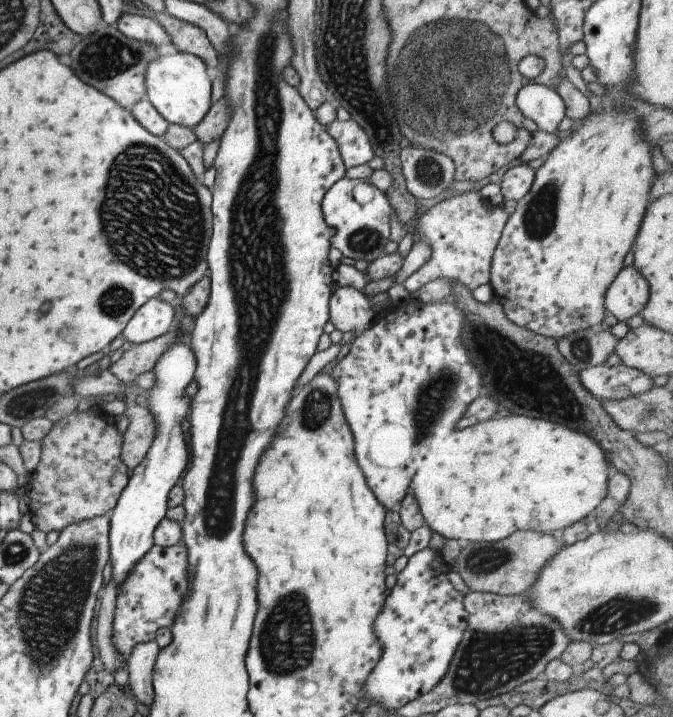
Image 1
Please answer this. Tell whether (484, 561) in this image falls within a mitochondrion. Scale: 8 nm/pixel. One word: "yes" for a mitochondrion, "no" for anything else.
yes

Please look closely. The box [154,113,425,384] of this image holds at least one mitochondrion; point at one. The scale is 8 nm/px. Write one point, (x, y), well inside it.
(366, 239)

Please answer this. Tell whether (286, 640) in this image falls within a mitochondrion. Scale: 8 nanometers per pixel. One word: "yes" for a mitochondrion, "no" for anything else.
yes

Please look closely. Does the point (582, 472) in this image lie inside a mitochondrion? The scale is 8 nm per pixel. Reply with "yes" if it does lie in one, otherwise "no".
no

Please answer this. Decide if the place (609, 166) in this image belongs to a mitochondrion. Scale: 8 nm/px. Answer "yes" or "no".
no

